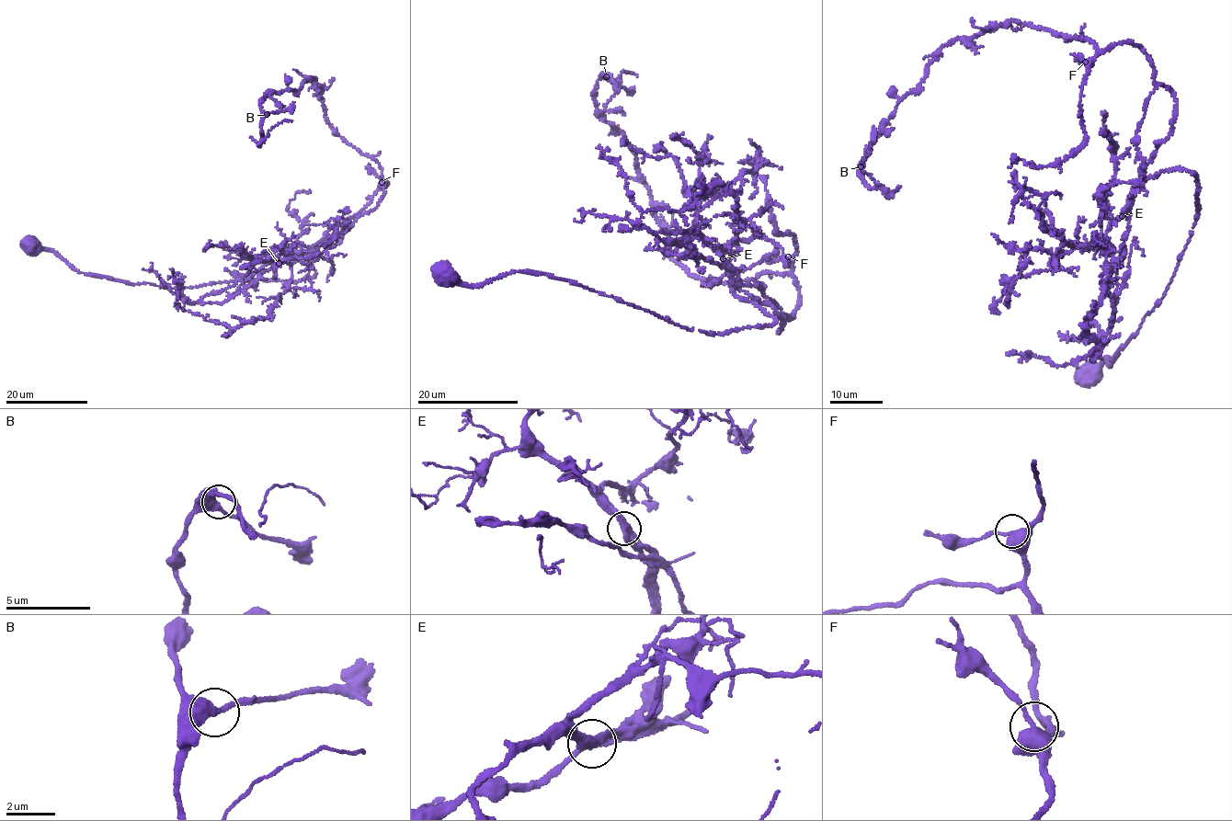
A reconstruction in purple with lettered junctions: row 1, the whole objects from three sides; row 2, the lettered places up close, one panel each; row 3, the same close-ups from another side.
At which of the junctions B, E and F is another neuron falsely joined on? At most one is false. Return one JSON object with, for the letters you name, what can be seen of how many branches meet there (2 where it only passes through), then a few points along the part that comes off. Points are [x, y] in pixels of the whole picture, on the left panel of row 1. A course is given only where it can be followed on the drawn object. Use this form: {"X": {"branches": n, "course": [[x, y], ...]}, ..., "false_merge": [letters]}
{"false_merge": []}

